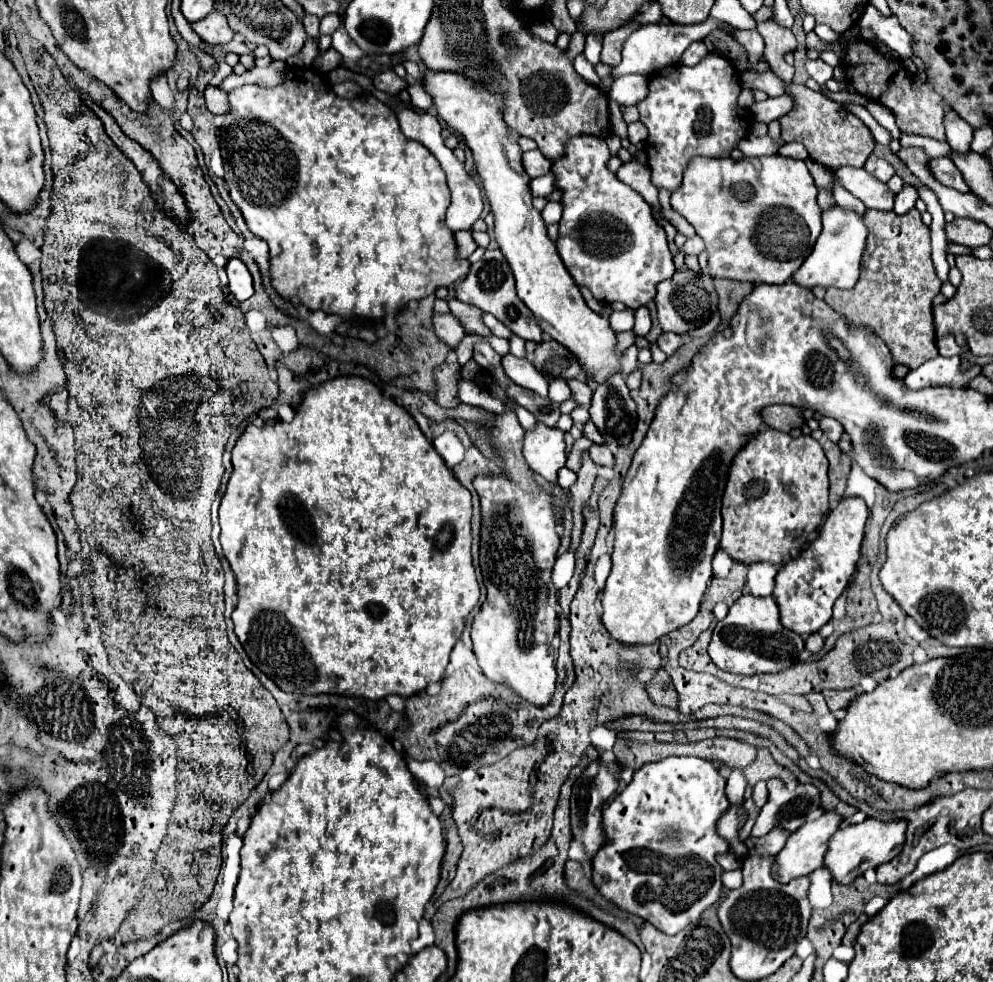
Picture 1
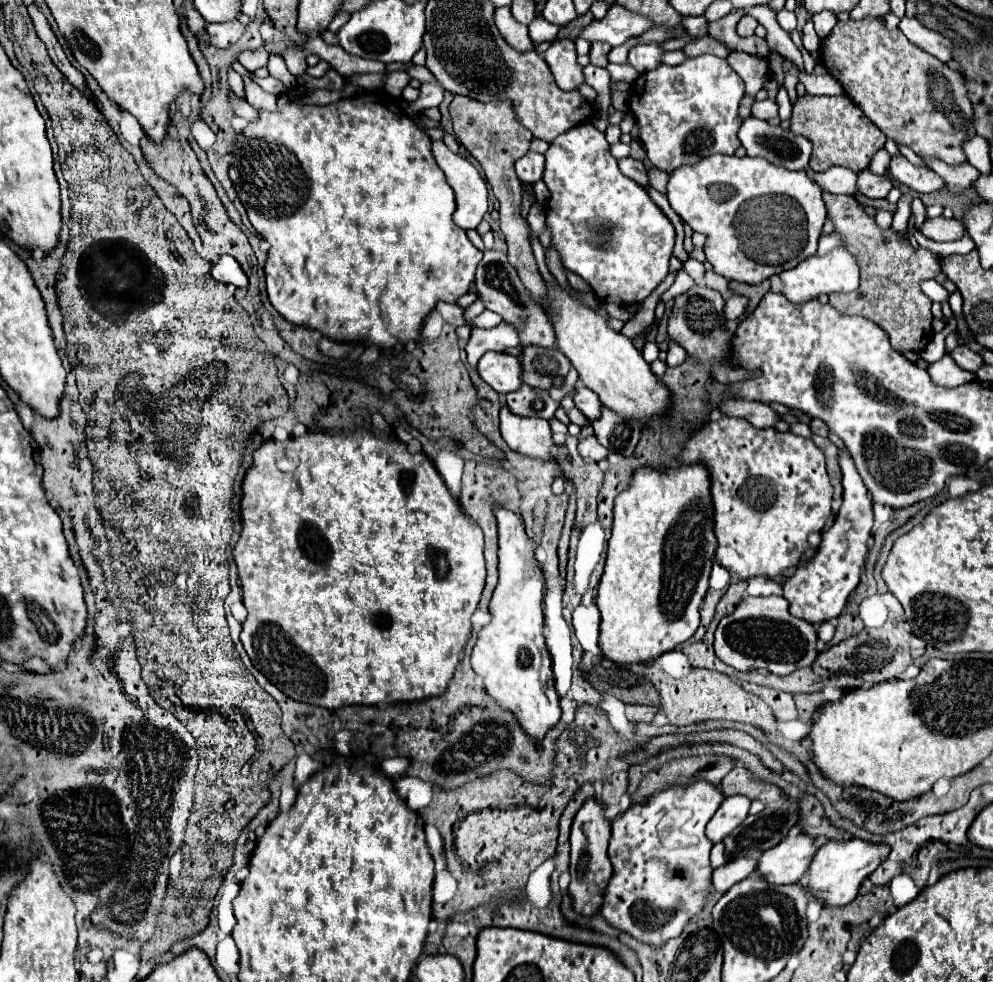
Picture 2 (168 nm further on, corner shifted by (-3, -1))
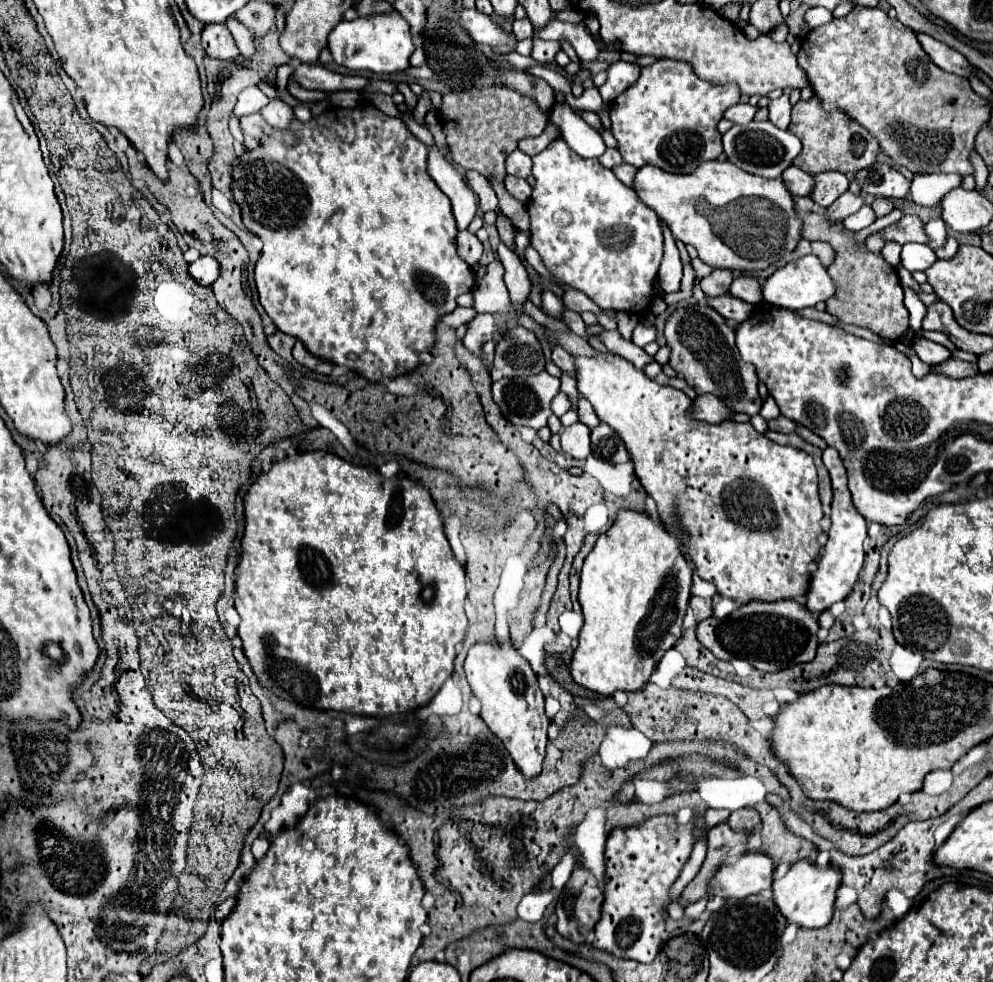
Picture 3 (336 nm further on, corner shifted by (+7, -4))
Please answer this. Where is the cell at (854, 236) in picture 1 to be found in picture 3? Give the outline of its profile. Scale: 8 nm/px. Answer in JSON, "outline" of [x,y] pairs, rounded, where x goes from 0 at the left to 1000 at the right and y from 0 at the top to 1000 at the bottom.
{"outline":[[[814,259],[814,261],[808,261],[808,263],[800,265],[800,267],[794,267],[790,273],[781,275],[769,287],[767,299],[769,299],[769,305],[773,310],[777,310],[777,312],[794,314],[794,316],[808,316],[808,314],[822,312],[824,308],[830,308],[836,301],[840,301],[842,299],[842,289],[836,283],[832,271],[826,267],[826,263],[820,261],[820,259]]]}

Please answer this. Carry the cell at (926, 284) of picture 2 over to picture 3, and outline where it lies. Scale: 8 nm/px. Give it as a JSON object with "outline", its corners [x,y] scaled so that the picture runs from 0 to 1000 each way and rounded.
{"outline":[[[910,248],[908,251],[908,269],[914,277],[931,277],[943,265],[945,261],[933,248]]]}

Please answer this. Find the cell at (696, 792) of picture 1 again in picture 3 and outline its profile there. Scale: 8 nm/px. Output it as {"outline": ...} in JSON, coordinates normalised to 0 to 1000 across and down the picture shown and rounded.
{"outline":[[[667,829],[642,841],[618,843],[612,849],[608,868],[608,921],[604,939],[598,945],[600,955],[596,957],[600,965],[642,980],[657,980],[663,974],[671,947],[669,929],[675,919],[675,904],[697,870],[699,845],[699,833],[693,839],[683,839],[681,829]]]}

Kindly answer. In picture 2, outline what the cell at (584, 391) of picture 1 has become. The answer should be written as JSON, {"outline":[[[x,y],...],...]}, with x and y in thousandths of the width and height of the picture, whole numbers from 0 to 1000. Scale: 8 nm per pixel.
{"outline":[[[586,390],[580,392],[580,402],[578,402],[578,410],[580,414],[592,425],[592,429],[600,429],[604,425],[604,416],[606,410],[600,404],[600,400],[596,400],[592,394],[588,394]]]}

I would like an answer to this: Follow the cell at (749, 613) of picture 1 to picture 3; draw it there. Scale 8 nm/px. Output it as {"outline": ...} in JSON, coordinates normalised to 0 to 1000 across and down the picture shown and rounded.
{"outline":[[[757,611],[731,629],[715,627],[703,635],[701,648],[723,672],[753,672],[765,684],[785,684],[800,676],[816,674],[824,660],[824,631],[802,611]]]}

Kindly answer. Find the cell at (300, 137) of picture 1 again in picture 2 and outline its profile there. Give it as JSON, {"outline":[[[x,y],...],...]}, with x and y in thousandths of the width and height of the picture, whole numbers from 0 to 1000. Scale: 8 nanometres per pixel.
{"outline":[[[290,93],[282,97],[282,111],[278,115],[260,113],[260,123],[252,125],[240,140],[238,152],[234,154],[236,166],[232,168],[232,182],[236,186],[240,203],[250,215],[252,227],[274,249],[266,272],[270,304],[274,313],[292,329],[318,335],[326,343],[342,349],[363,349],[367,353],[377,351],[385,357],[391,357],[401,349],[423,345],[427,325],[433,321],[437,311],[441,307],[459,309],[461,302],[471,298],[473,290],[477,288],[481,266],[485,264],[485,256],[481,256],[469,241],[469,235],[463,235],[455,225],[455,217],[459,213],[457,197],[449,186],[445,172],[435,160],[433,140],[429,140],[423,129],[401,109],[401,105],[387,95],[367,95],[363,99],[344,101],[342,105],[330,107],[300,107],[298,103],[300,97],[296,93]]]}

